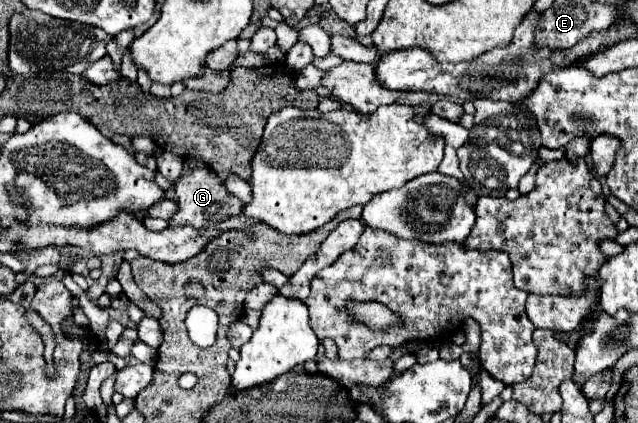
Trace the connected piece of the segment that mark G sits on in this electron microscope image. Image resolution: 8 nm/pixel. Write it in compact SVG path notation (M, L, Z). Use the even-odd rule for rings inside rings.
M193 169L189 175L183 175L177 183L175 183L175 197L177 197L177 205L179 209L175 211L173 219L169 219L169 227L173 227L175 223L191 223L193 227L211 227L211 223L219 223L223 219L229 219L231 215L239 215L241 213L241 199L237 199L235 195L231 195L221 179L215 175L215 171L211 169Z

